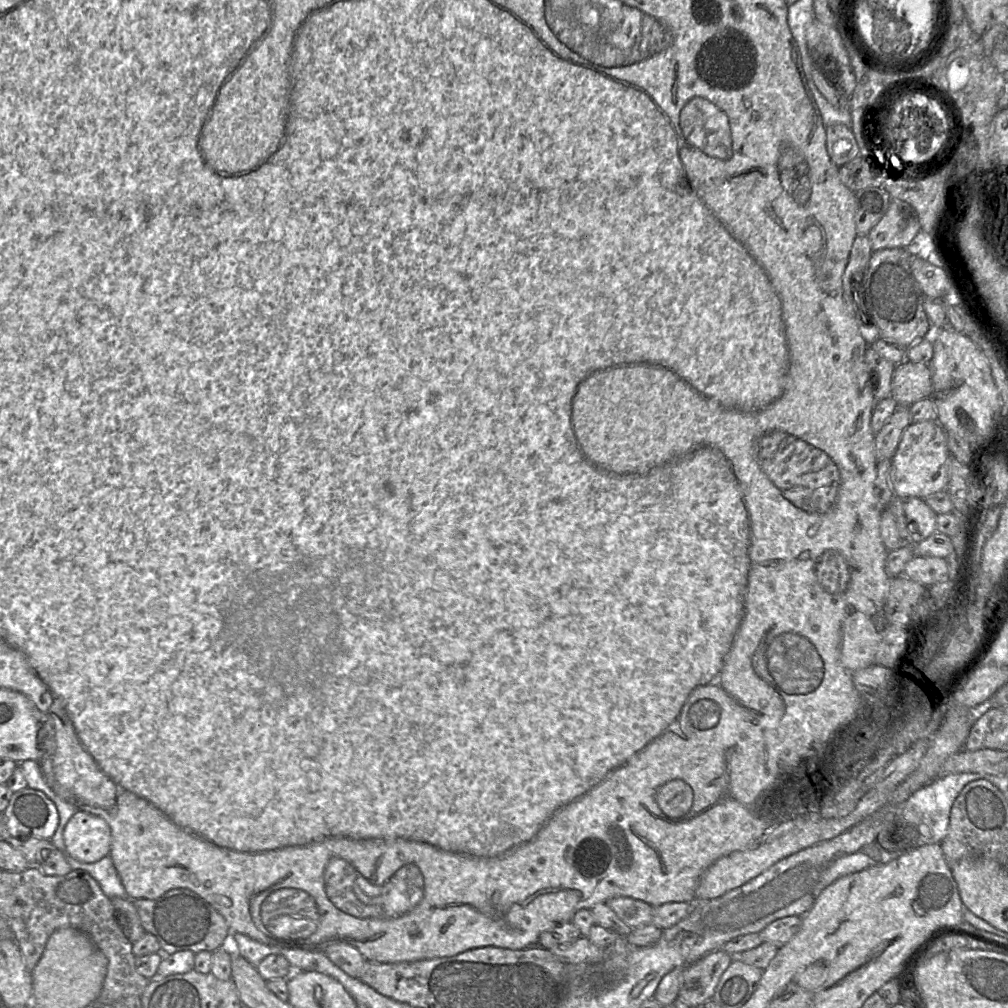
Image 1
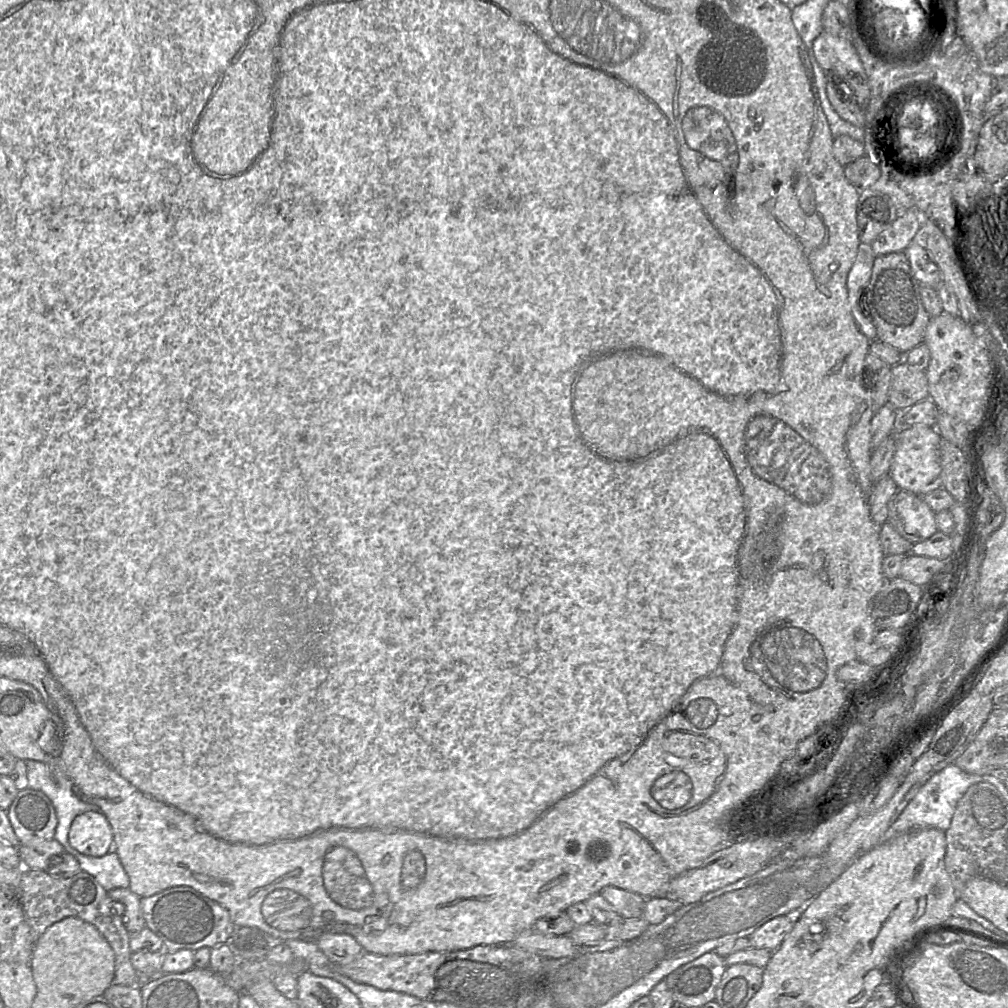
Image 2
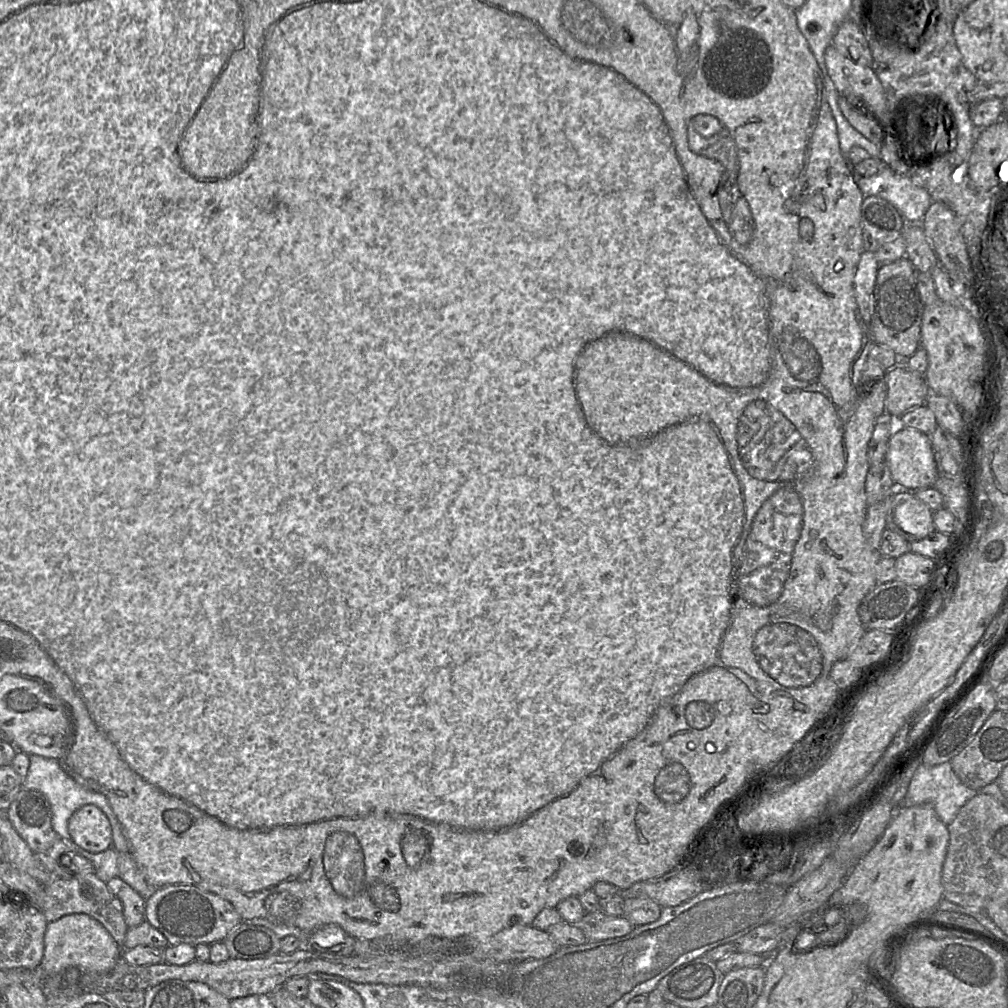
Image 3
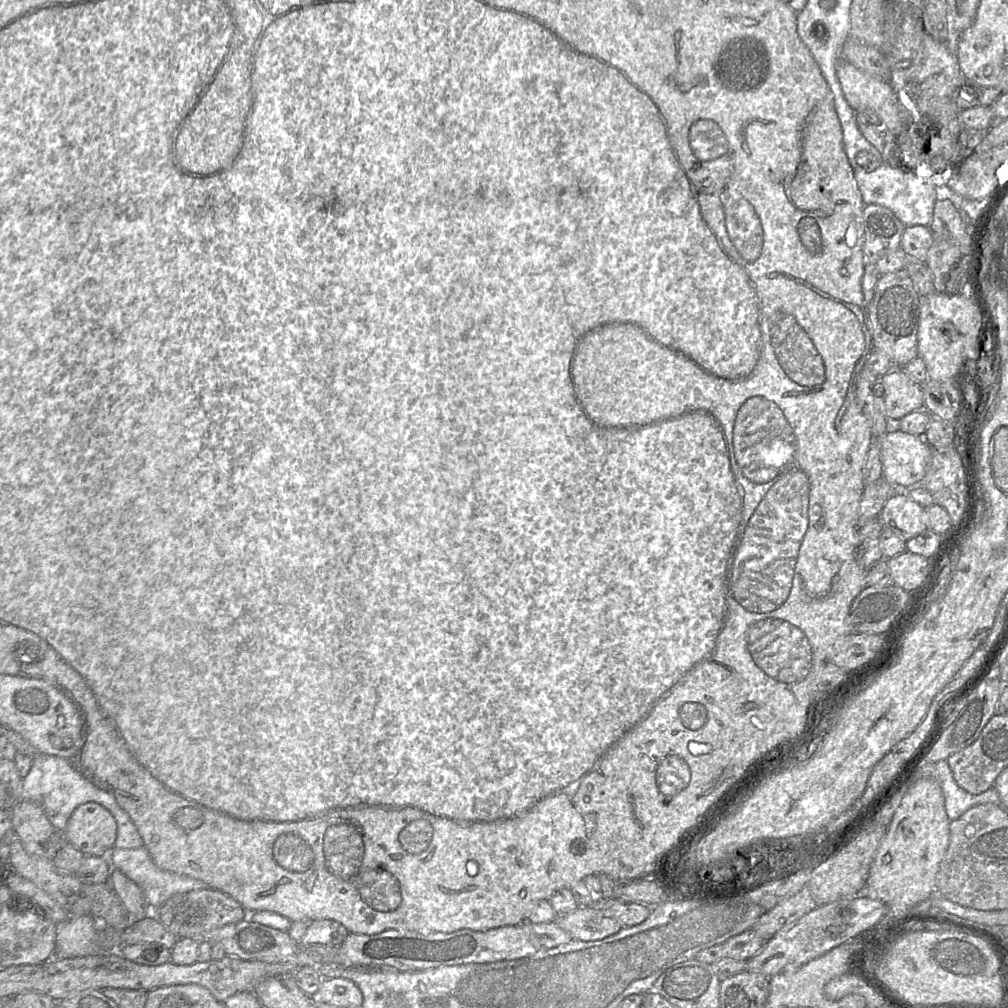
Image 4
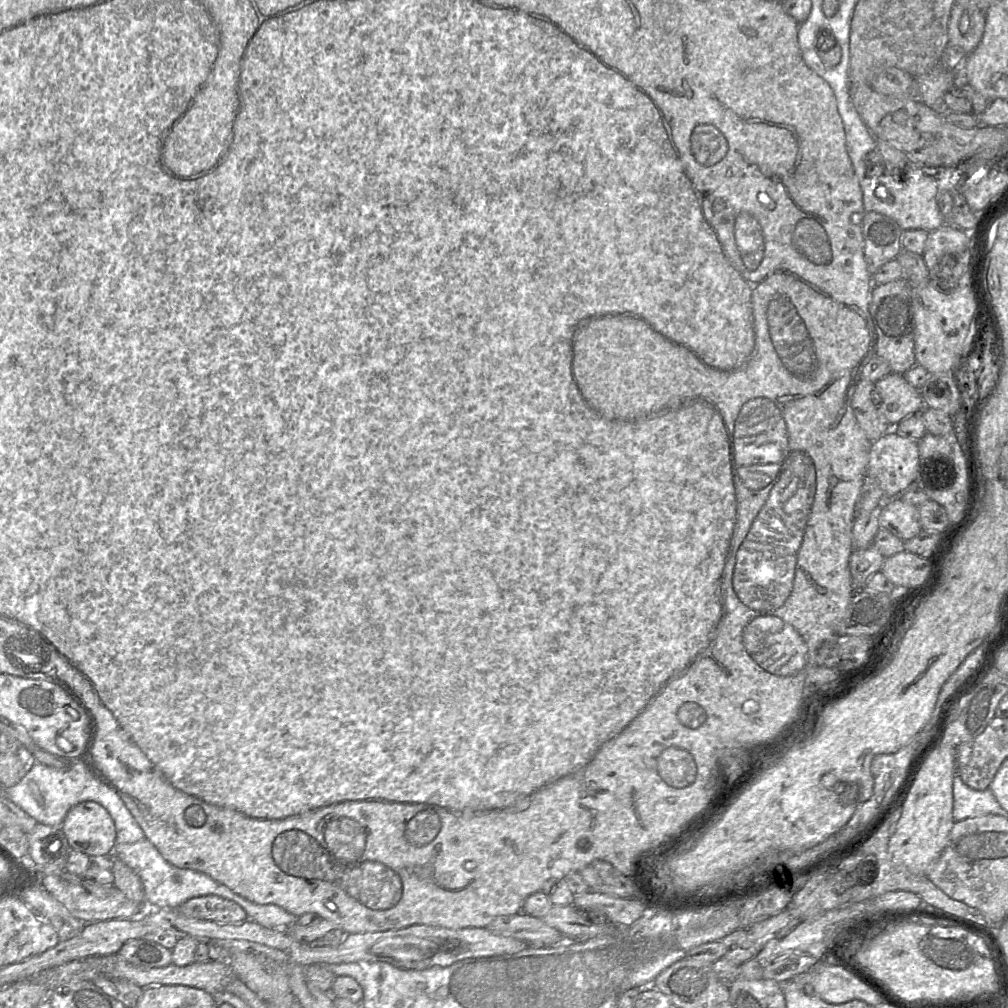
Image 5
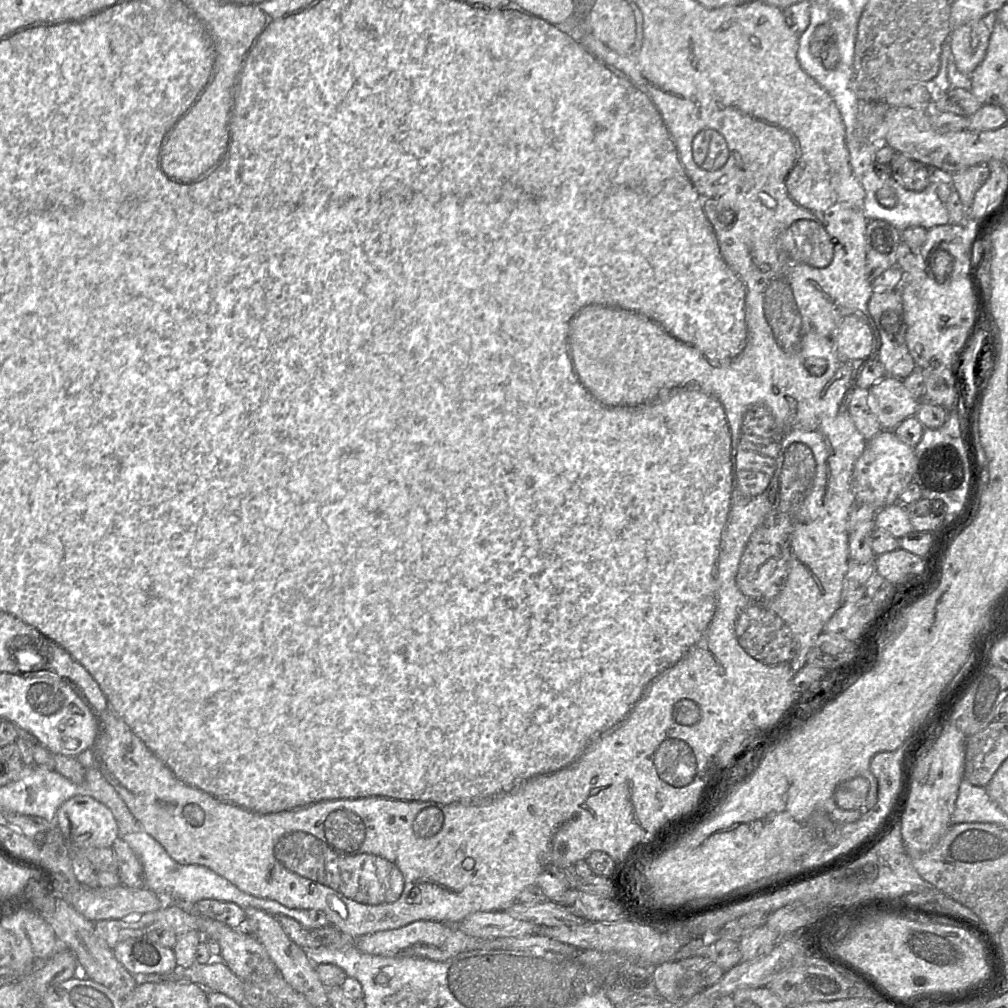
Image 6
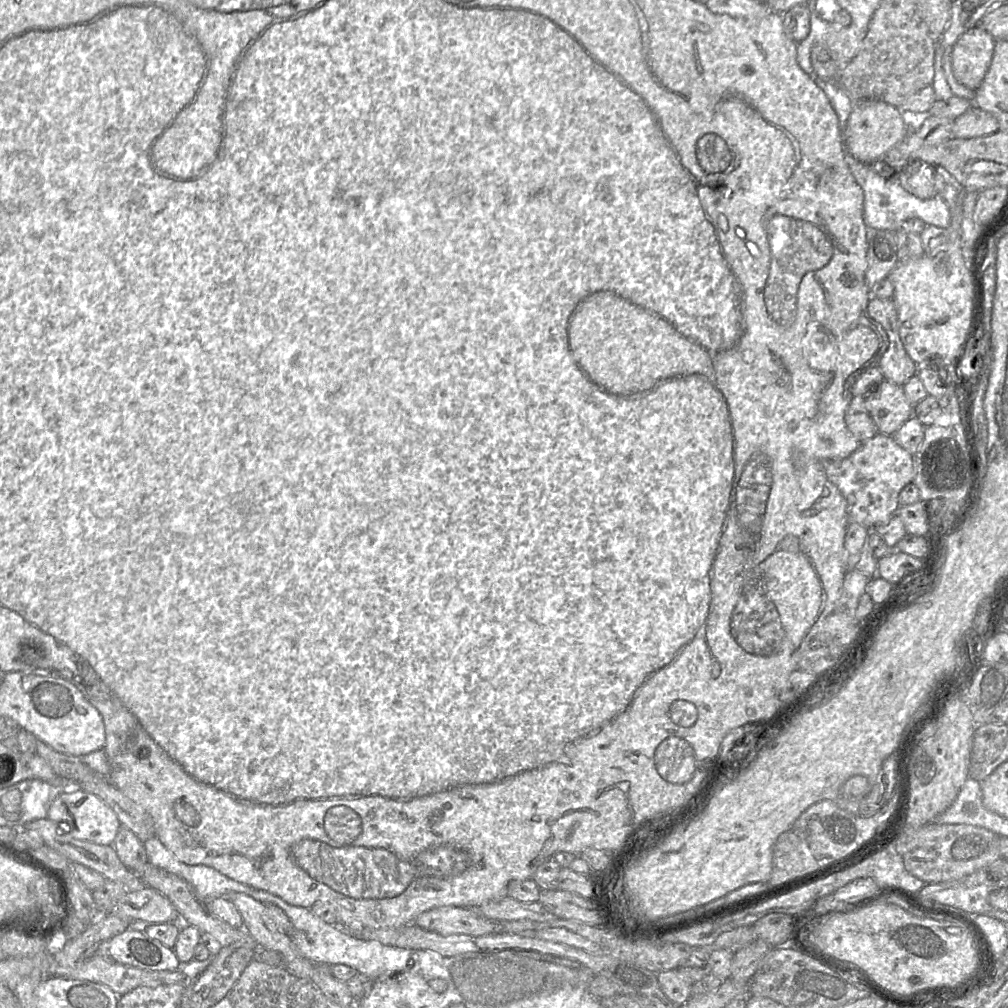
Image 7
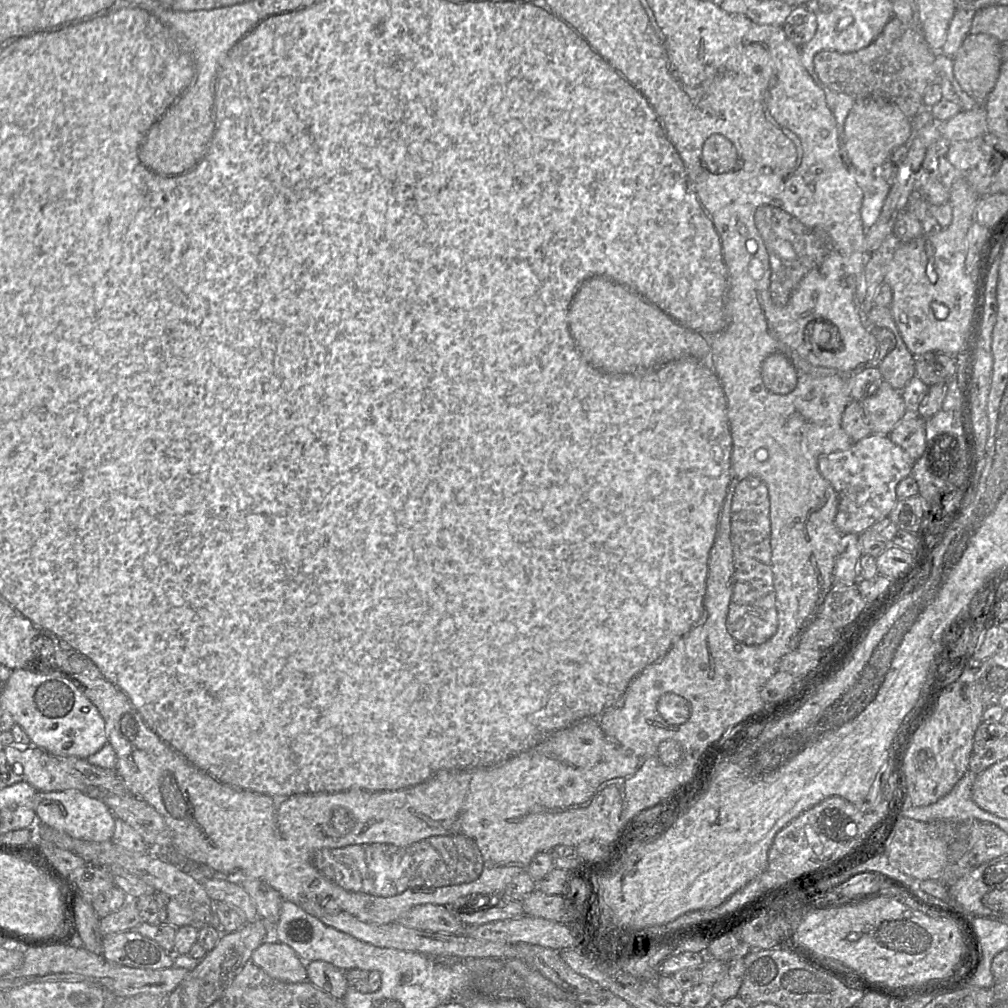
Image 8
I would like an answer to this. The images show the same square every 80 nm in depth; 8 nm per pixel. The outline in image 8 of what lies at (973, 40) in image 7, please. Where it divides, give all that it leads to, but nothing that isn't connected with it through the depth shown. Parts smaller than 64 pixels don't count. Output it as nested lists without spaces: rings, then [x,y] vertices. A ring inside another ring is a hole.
[[[969,33],[952,58],[956,80],[980,106],[984,105],[998,79],[1001,45],[988,34]]]

